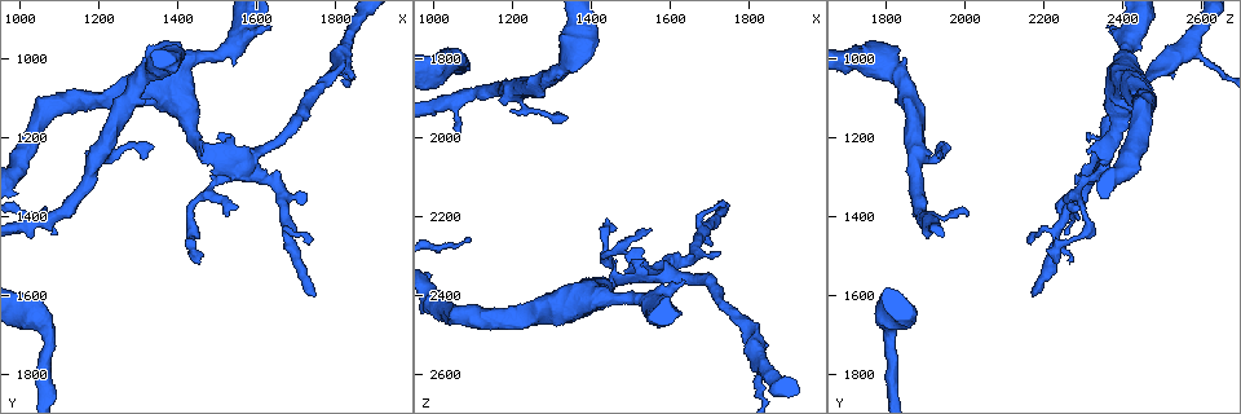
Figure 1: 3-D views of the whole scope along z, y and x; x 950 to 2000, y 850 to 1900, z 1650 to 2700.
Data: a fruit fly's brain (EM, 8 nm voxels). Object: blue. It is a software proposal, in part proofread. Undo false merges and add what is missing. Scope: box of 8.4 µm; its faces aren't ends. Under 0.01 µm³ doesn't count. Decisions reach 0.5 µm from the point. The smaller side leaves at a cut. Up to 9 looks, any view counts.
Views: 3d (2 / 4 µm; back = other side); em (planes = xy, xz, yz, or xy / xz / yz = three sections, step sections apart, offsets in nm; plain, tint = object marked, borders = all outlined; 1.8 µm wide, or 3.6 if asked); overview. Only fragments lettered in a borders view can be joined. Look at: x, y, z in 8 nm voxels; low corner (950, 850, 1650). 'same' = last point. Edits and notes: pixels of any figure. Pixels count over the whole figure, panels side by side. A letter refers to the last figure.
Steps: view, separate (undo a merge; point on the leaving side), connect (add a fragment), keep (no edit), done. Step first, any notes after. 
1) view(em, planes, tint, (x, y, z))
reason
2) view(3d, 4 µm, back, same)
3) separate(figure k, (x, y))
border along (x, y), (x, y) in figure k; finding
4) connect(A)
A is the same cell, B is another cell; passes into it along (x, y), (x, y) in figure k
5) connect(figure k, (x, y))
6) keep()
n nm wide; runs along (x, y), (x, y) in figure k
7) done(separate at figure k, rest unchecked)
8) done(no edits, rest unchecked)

view(em, xz, step 16, borders, (1340, 1215, 1945))
free end

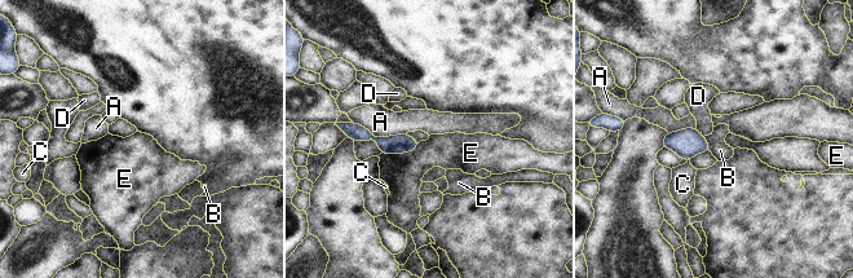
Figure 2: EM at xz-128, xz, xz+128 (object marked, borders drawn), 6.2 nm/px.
view(em, planes, borders, same)

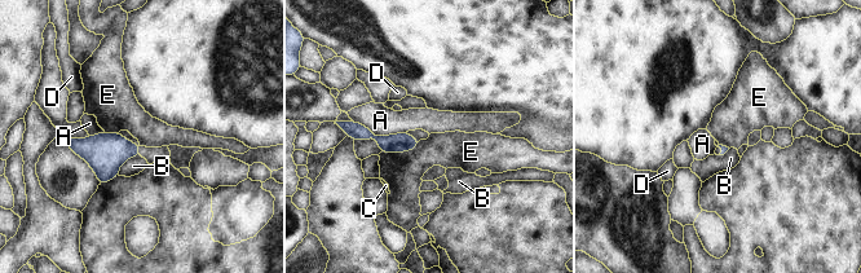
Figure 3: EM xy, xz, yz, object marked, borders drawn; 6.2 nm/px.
keep()
A, B, C, D and E are other cells; border along (420, 140), (409, 150), (380, 153) in figure 3; no lettered fragment goes on from it

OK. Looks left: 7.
view(em, xy, step 4, borders, (1640, 920, 2365))
free end

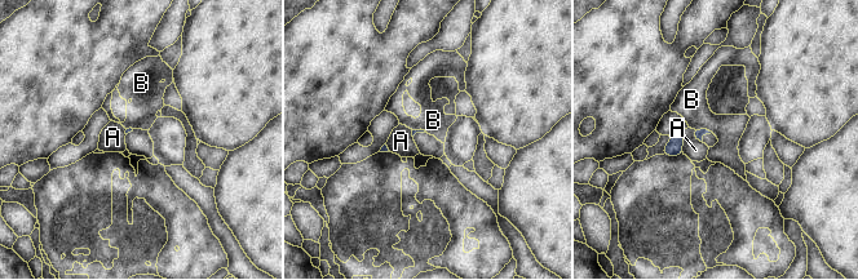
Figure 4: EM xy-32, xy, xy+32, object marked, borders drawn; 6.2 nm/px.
view(em, planes, borders, same)
another direction

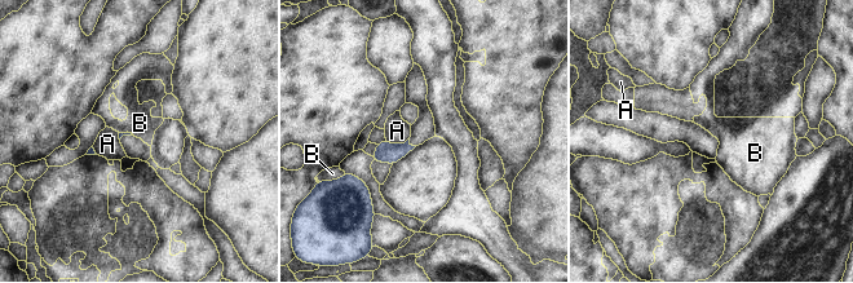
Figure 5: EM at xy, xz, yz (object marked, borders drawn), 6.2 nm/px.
keep()
A and B are other cells; no lettered fragment goes on from it

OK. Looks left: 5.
view(3d, 4 µm, back, (1455, 1515, 2240))
an open end

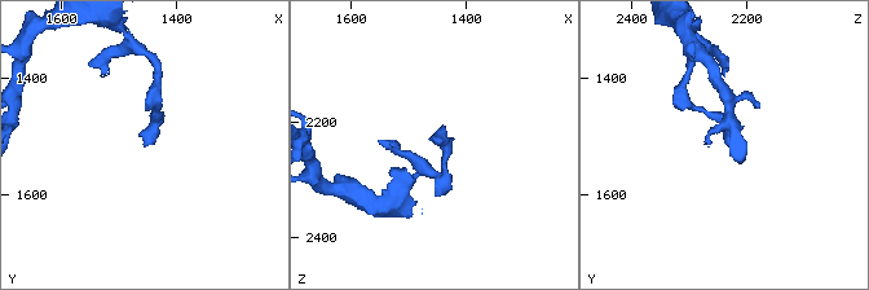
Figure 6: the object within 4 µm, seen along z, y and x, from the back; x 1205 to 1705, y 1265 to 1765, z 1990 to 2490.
view(em, planes, borders, (1455, 1515, 2235))
shape alone is not enough

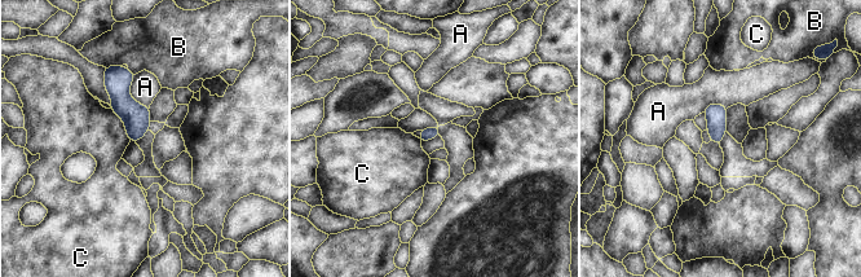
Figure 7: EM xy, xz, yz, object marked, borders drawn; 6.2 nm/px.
keep()
C touches over 240 nm; A, B and C are other cells; runs along (115, 69), (136, 137) in figure 7; none of them fits

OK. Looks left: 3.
view(3d, 4 µm, back, (1750, 1600, 2170))
an open end

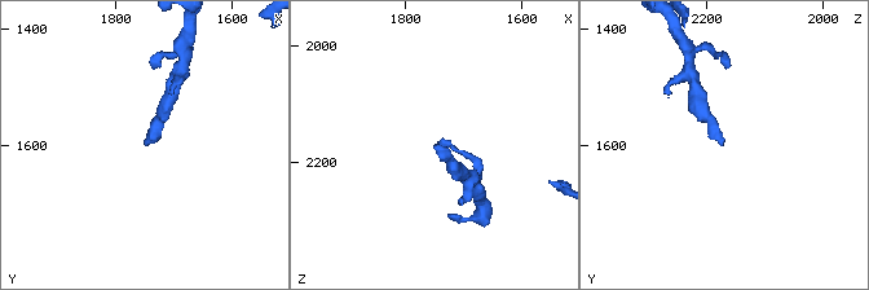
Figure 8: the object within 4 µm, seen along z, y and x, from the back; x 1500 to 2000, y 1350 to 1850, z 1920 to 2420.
view(em, 3.6 µm, planes, borders, (1745, 1600, 2170))
shape alone is not enough

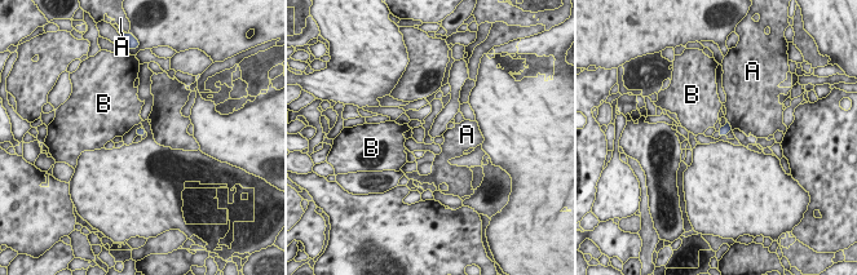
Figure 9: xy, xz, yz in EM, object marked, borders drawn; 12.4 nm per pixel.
keep()
A and B are other cells; border along (727, 119), (732, 129) in figure 9; none of them fits

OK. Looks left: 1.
done(no edits, rest unchecked)

